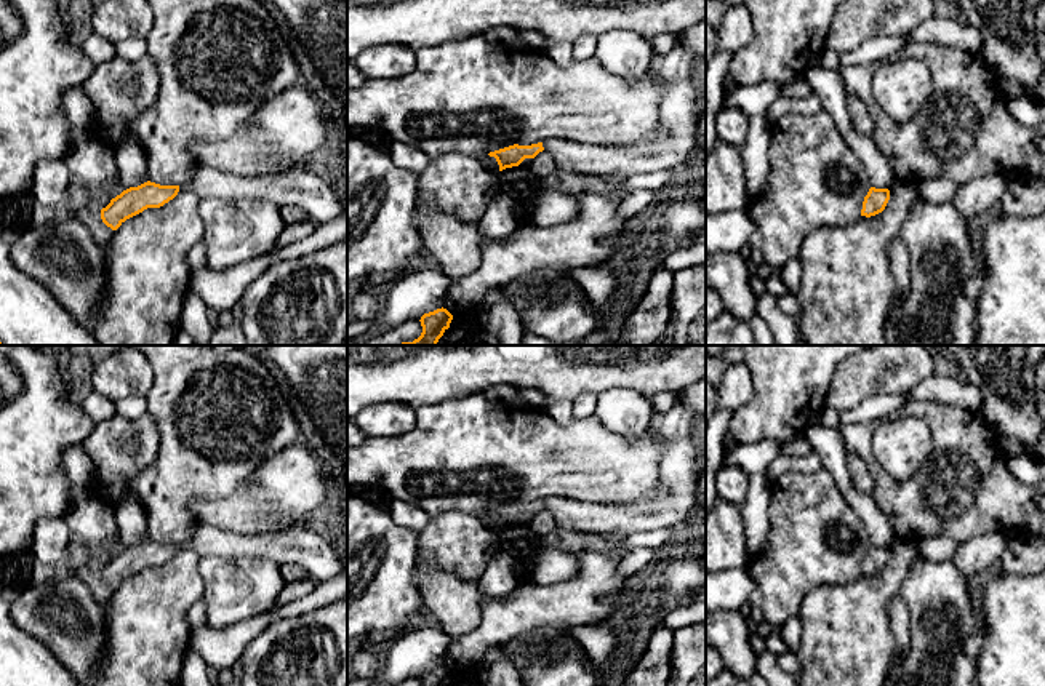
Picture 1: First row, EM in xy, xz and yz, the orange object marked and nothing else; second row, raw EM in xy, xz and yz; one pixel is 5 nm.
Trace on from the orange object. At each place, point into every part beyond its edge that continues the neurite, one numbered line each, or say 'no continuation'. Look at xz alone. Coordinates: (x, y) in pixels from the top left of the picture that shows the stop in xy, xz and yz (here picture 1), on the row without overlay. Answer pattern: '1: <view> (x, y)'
1: xz (672, 502)

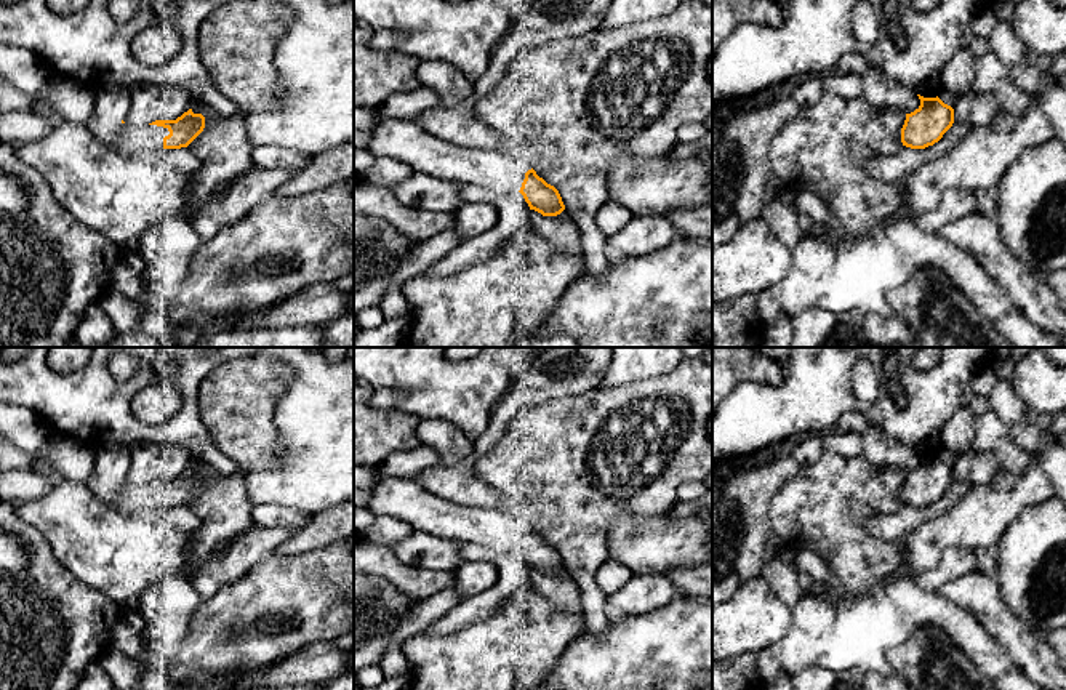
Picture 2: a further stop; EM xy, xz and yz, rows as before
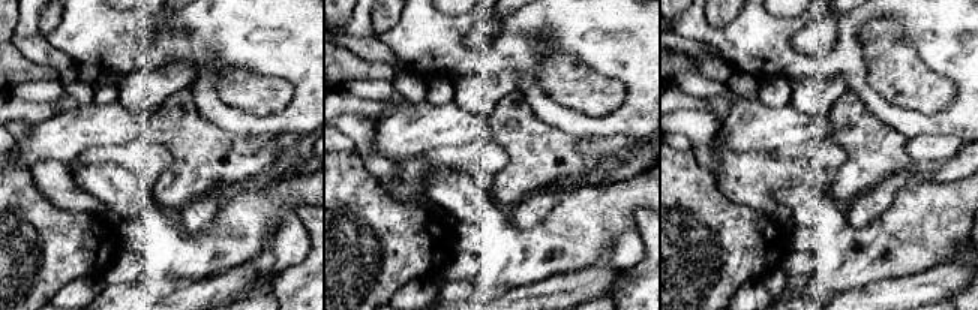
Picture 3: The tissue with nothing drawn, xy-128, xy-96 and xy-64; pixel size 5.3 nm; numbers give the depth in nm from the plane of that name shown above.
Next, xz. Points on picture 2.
1: xz (402, 498)

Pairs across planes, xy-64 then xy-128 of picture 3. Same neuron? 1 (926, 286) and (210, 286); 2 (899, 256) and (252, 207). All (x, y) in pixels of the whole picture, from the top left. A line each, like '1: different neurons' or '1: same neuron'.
1: same neuron
2: same neuron

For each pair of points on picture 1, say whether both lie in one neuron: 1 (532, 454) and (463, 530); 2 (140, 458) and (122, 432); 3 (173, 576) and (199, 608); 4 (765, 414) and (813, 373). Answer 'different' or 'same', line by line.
1: different
2: same
3: different
4: same

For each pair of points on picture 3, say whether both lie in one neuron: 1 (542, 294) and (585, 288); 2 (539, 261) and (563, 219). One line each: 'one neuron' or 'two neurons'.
1: one neuron
2: one neuron

